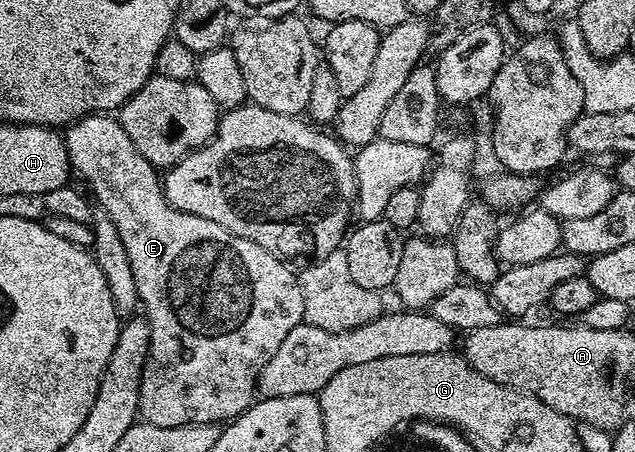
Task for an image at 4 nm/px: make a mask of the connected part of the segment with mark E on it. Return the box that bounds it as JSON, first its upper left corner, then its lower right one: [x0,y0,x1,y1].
[65,113,304,427]

